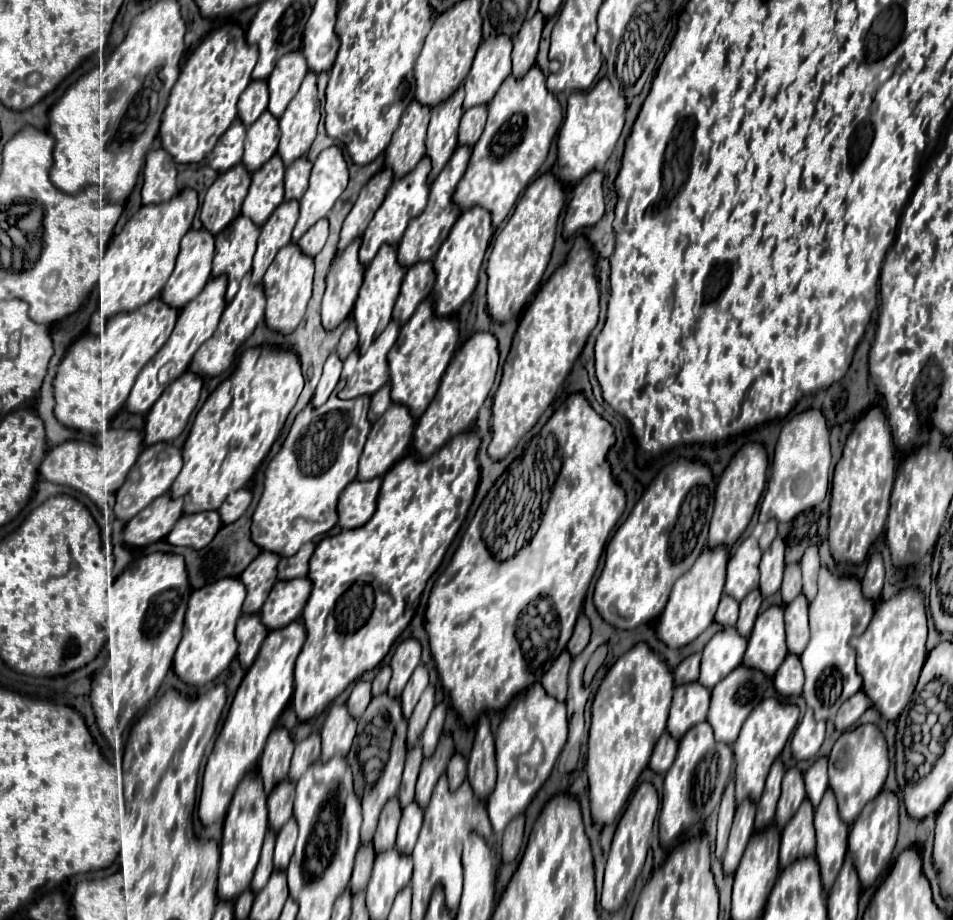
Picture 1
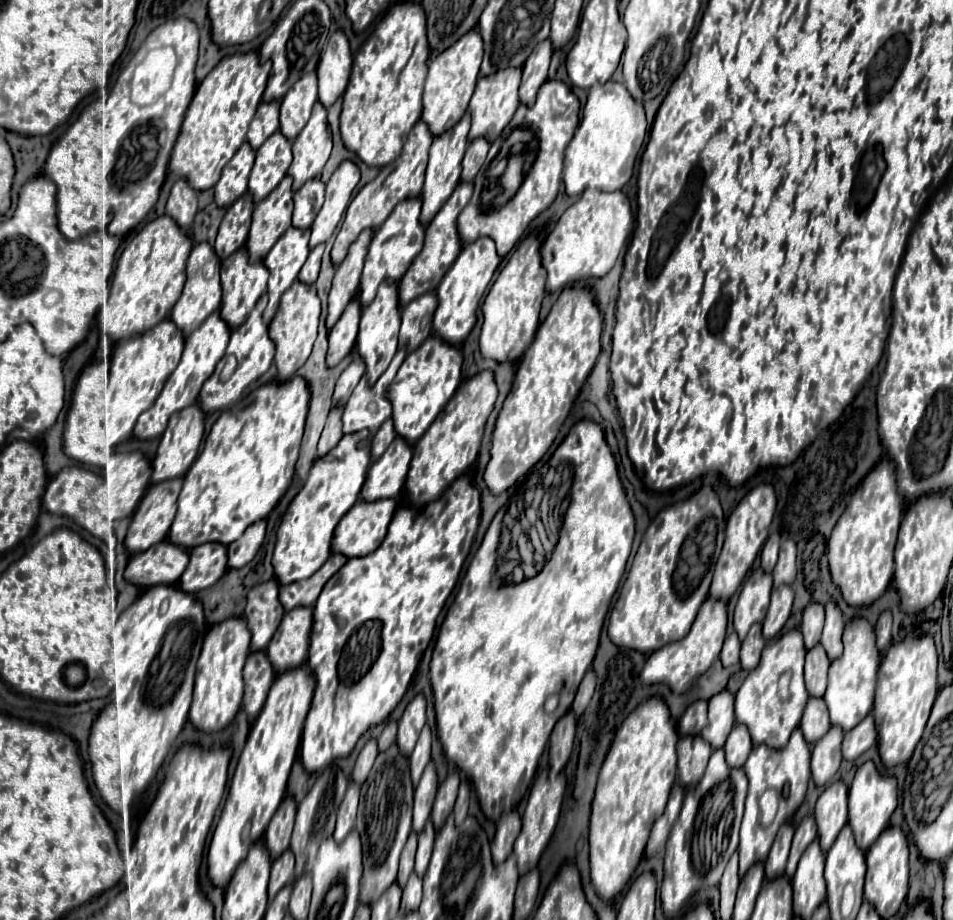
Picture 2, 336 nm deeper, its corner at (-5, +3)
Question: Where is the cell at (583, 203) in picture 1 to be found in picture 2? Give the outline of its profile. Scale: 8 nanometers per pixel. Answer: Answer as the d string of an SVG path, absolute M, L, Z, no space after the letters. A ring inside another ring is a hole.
M621 189L613 193L587 191L557 221L541 247L543 267L547 269L547 291L561 291L567 283L587 277L603 277L617 261L633 231L629 199Z

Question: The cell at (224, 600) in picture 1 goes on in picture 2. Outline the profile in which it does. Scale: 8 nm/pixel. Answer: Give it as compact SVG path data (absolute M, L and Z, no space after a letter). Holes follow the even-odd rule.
M229 617L209 627L197 659L193 703L189 709L189 721L197 729L219 731L237 715L243 699L243 665L249 653L249 639L249 629L245 629L243 617Z

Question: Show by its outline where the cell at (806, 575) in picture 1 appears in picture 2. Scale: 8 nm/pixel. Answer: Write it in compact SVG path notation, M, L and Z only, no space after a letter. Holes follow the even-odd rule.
M827 601L825 603L825 625L823 625L823 633L821 633L821 645L825 647L829 659L835 659L841 655L843 651L843 643L841 643L841 635L843 635L843 613L837 607L835 601Z

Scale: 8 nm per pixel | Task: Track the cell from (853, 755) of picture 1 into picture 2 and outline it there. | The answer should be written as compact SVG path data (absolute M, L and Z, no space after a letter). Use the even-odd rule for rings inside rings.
M865 761L857 767L853 783L849 787L849 825L853 829L859 849L867 851L879 833L889 827L891 813L897 807L897 781L891 775L881 775L873 761Z

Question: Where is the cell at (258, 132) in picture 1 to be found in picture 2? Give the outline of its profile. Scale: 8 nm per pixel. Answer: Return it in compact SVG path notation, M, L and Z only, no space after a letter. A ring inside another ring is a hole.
M273 133L261 149L257 149L257 159L249 175L249 193L253 201L265 199L285 177L291 163L291 141L281 133Z

